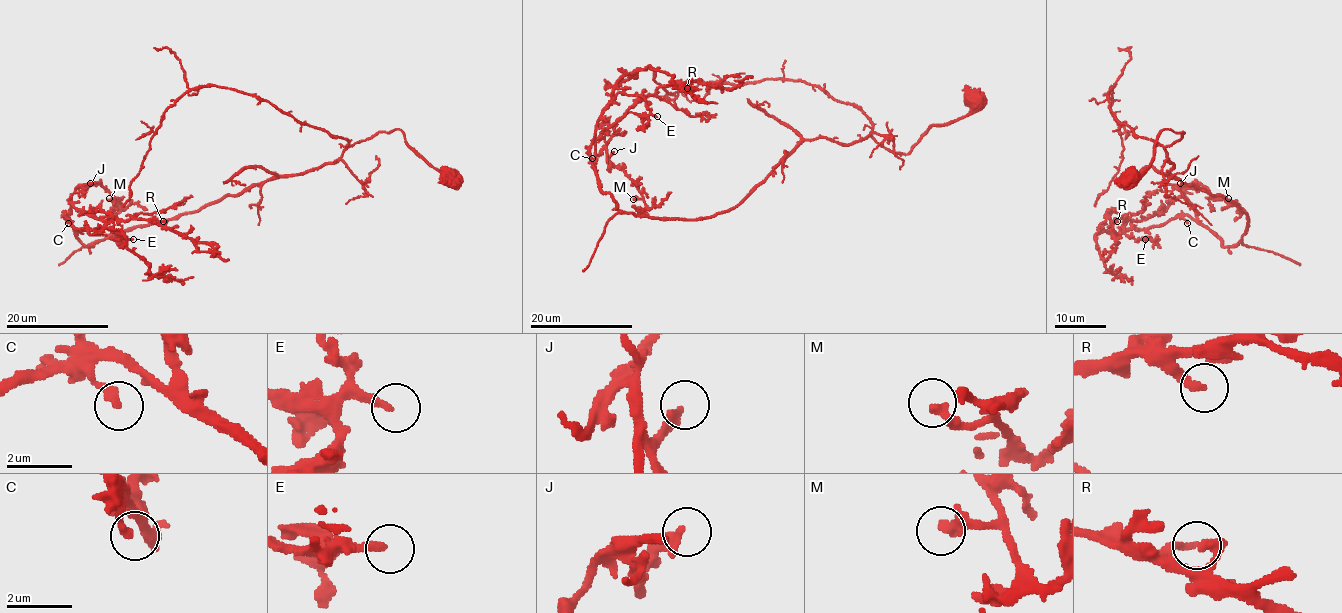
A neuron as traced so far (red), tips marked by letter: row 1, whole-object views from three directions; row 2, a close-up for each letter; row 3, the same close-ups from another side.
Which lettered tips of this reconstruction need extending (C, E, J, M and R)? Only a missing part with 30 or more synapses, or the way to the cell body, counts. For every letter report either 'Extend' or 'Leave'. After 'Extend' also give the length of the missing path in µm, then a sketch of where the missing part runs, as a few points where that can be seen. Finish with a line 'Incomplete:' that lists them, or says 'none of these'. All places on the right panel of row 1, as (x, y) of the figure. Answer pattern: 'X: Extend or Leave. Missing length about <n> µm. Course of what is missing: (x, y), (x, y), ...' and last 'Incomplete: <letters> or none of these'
C: Leave
E: Leave
J: Leave
M: Leave
R: Leave
Incomplete: none of these

